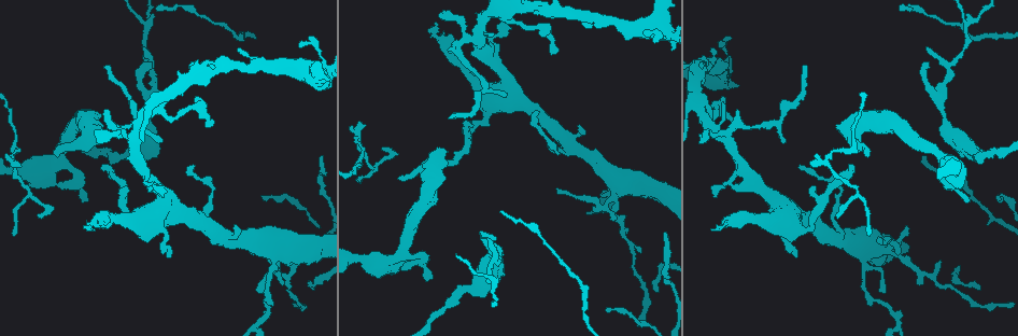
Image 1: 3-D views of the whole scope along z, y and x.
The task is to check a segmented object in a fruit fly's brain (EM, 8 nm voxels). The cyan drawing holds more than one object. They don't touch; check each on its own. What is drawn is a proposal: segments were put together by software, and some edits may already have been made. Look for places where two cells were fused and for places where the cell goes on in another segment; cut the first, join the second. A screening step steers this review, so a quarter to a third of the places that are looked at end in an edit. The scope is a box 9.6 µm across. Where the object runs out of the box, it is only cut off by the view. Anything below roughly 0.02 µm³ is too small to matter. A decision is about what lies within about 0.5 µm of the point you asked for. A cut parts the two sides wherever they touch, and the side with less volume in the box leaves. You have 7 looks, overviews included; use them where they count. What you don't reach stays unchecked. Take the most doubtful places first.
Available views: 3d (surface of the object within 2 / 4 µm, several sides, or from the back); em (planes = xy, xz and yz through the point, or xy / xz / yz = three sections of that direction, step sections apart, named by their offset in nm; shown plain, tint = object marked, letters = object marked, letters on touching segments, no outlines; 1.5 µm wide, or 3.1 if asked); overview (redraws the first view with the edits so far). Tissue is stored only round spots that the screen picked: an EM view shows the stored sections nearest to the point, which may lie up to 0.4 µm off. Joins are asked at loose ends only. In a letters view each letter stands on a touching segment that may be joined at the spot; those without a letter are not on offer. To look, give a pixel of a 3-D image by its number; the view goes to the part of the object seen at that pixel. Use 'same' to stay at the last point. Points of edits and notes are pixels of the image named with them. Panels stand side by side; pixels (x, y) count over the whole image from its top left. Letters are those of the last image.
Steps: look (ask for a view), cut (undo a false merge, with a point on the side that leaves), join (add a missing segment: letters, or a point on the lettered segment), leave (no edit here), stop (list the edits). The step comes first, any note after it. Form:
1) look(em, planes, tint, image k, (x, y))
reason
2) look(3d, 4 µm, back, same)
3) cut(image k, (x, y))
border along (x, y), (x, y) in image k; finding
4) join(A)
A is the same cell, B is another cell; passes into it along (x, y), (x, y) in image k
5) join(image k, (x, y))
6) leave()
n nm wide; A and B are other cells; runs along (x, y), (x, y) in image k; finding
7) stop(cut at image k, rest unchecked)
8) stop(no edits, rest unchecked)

look(em, xy, step 4, letters, image 1, (928, 63))
free end

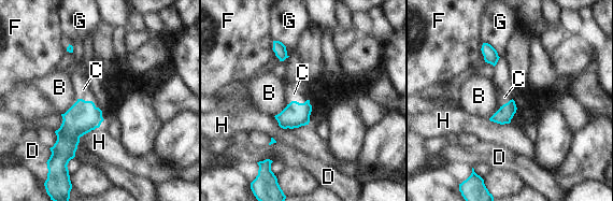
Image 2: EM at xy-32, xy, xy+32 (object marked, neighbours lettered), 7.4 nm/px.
look(em, planes, letters, same)

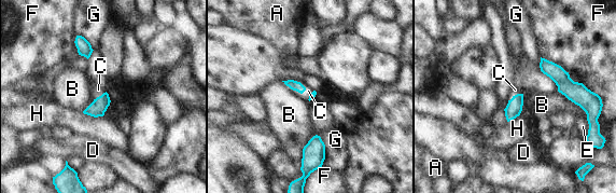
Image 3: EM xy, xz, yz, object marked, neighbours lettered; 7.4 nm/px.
join(C)
C is the same cell, A, B, D, E, F, G and H are other cells; passes into it along (514, 108), (515, 95), (515, 90) in image 3; it goes on there

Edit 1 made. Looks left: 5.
look(3d, 4 µm, image 1, (400, 178))
branch stops here

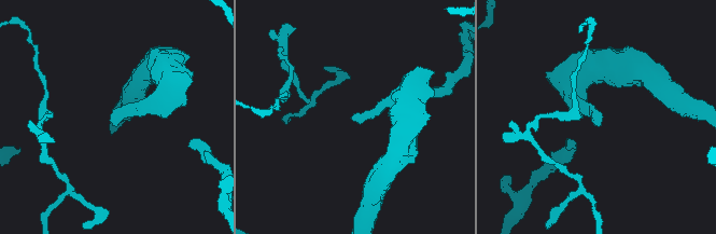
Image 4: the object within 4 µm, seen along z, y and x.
look(em, planes, letters, image 4, (115, 126))

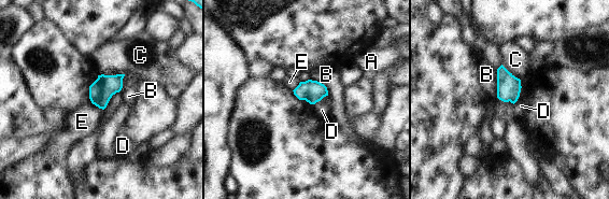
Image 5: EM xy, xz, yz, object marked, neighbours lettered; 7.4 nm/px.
leave()
A, B, C, D and E are other cells; border along (90, 102), (99, 109) in image 5; none of them fits

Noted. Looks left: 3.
look(em, yz, step 4, tint, image 1, (163, 195))
an open end

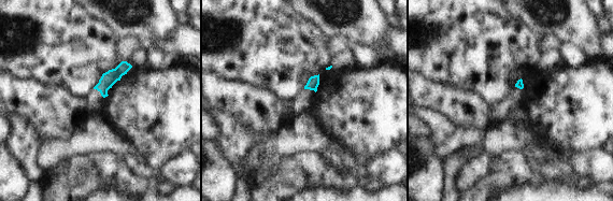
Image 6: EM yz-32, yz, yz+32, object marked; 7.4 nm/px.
look(em, xz, step 8, letters, same)
another direction

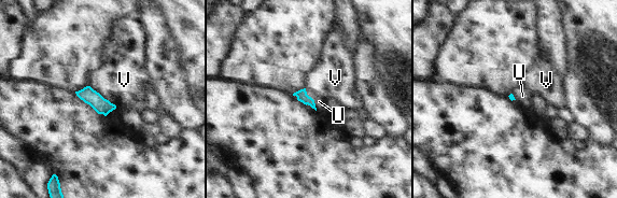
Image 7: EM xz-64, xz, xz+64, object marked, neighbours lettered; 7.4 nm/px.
join(U)
U is the same cell, V is another cell; it goes on there

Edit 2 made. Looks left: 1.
stop(join at image 3, join at image 7, rest unchecked)

